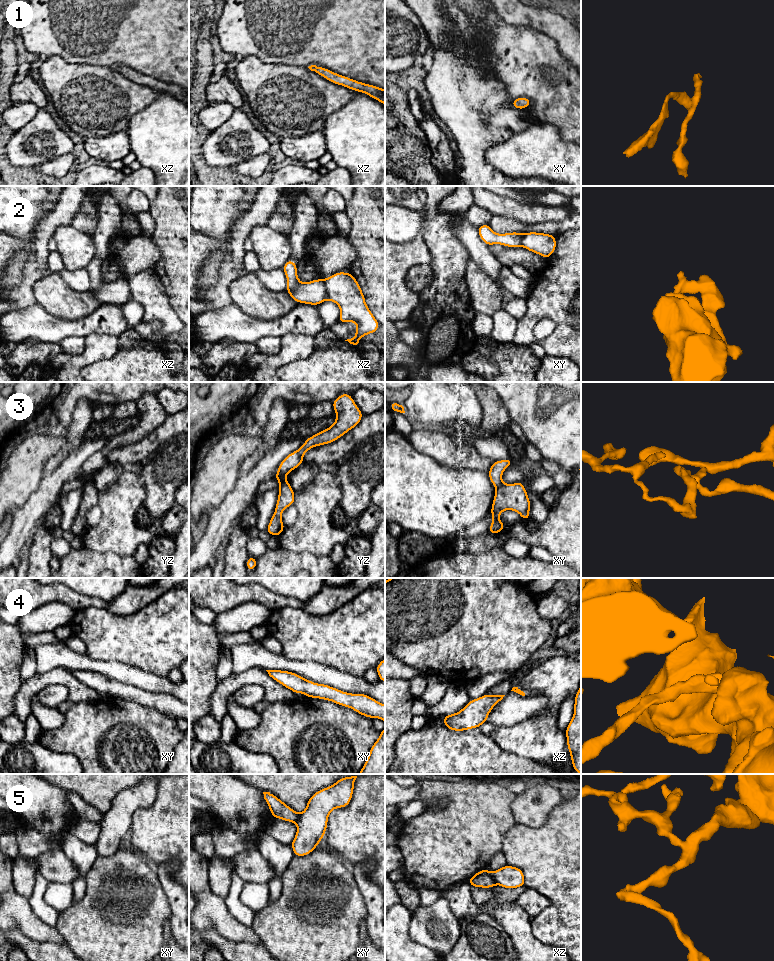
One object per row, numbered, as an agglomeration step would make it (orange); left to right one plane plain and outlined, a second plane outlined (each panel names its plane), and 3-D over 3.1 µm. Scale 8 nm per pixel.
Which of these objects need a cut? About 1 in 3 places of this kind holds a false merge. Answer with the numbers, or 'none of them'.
2, 3, 5

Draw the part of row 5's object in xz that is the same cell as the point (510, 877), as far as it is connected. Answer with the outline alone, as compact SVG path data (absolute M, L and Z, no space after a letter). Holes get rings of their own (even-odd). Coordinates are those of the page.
M505 865L504 867L490 872L494 882L508 889L519 888L525 885L523 871L517 867Z

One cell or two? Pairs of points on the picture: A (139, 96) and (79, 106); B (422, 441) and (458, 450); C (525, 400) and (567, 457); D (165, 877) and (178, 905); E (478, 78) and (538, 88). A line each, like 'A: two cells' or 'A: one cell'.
A: one cell
B: one cell
C: one cell
D: one cell
E: two cells

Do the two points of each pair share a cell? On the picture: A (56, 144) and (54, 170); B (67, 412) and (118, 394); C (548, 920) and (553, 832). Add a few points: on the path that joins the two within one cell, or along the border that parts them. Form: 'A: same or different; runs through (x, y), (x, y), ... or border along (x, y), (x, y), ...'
A: different; border along (71, 152), (54, 157), (37, 166)
B: same; runs through (74, 398), (79, 393), (104, 393)
C: same; runs through (556, 898), (556, 854)

